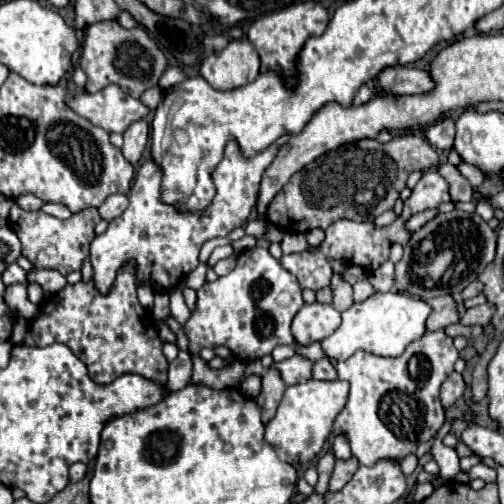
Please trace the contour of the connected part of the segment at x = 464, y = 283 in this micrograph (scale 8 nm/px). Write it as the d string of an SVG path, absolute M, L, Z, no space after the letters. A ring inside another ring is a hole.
M452 211L452 213L440 213L436 219L426 223L416 235L412 235L412 241L404 247L404 257L396 265L396 291L408 291L412 295L420 295L422 299L430 297L440 297L440 295L456 295L462 293L464 287L468 287L472 281L478 279L478 275L486 269L486 265L494 259L496 255L496 231L488 227L488 223L476 215L476 213L464 213L464 211ZM452 251L454 259L450 267L444 271L442 277L430 279L430 277L420 277L418 271L414 271L414 263L420 263L422 267L430 263L436 255Z

